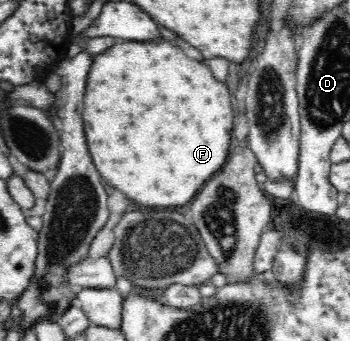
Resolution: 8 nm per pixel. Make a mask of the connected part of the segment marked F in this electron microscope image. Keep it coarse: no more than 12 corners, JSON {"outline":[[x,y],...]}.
{"outline":[[168,42],[92,56],[101,178],[188,204],[228,160],[234,106]]}

